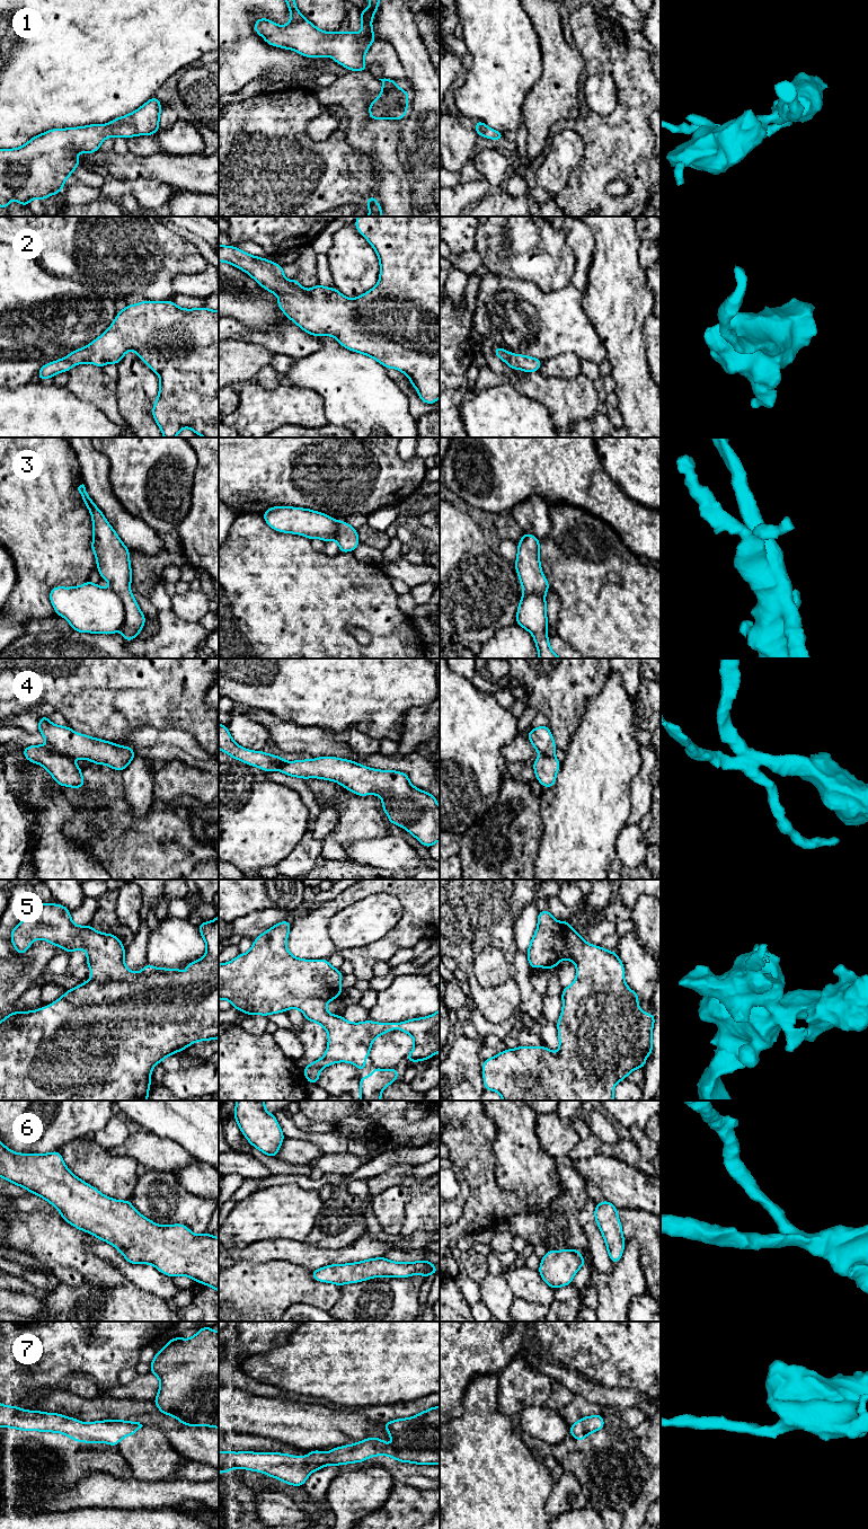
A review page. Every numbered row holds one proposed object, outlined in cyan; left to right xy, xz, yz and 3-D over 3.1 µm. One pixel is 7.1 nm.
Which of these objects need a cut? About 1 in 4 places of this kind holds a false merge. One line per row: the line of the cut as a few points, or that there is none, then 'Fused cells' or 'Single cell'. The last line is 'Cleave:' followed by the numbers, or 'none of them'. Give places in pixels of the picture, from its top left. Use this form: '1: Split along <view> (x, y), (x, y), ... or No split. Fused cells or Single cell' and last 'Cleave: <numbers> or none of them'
1: No split. Single cell
2: No split. Single cell
3: Split along xy (112, 589), (120, 598), (124, 608), (124, 622), (121, 629). Fused cells
4: Split along xy (46, 745), (67, 757). Fused cells
5: No split. Single cell
6: No split. Single cell
7: No split. Single cell
Cleave: 3, 4

